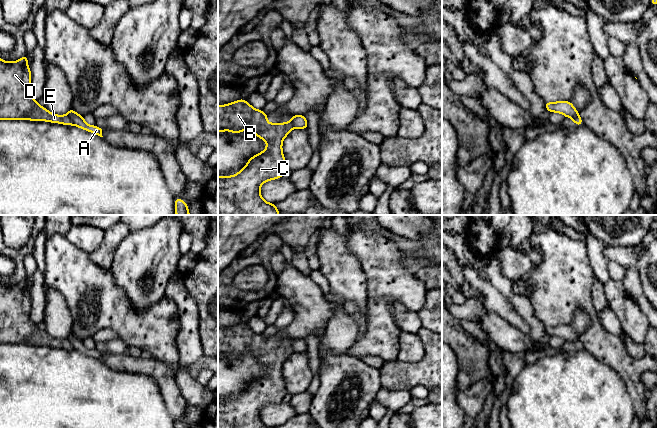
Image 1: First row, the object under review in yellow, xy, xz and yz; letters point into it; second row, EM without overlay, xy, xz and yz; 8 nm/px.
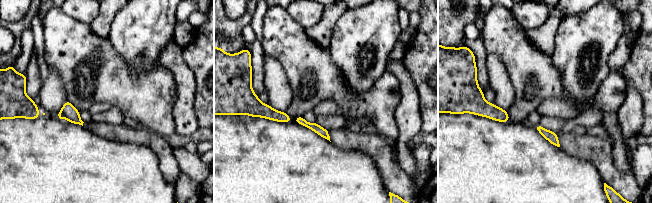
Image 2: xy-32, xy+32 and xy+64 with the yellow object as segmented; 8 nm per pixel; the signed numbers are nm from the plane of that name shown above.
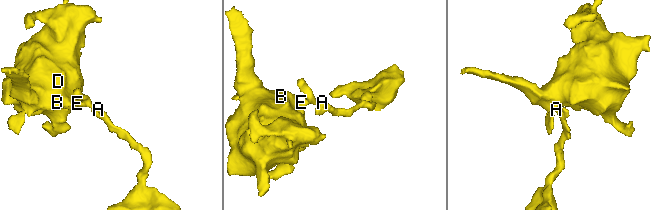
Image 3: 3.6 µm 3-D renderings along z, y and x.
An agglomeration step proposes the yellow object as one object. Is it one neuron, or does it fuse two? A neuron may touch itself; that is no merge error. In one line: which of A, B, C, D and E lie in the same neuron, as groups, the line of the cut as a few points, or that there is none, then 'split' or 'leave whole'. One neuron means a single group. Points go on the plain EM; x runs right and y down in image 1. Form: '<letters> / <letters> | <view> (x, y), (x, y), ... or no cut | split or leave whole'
A / B C D E | xy (66, 339), (72, 348) | split

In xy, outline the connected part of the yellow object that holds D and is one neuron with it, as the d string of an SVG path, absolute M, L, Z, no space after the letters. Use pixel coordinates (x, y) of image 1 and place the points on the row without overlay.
M28 280L14 286L0 282L0 344L26 343L72 349L67 339L55 339L41 331L30 318Z

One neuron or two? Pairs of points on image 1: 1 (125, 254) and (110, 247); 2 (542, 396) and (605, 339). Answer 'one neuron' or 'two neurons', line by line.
1: two neurons
2: two neurons

